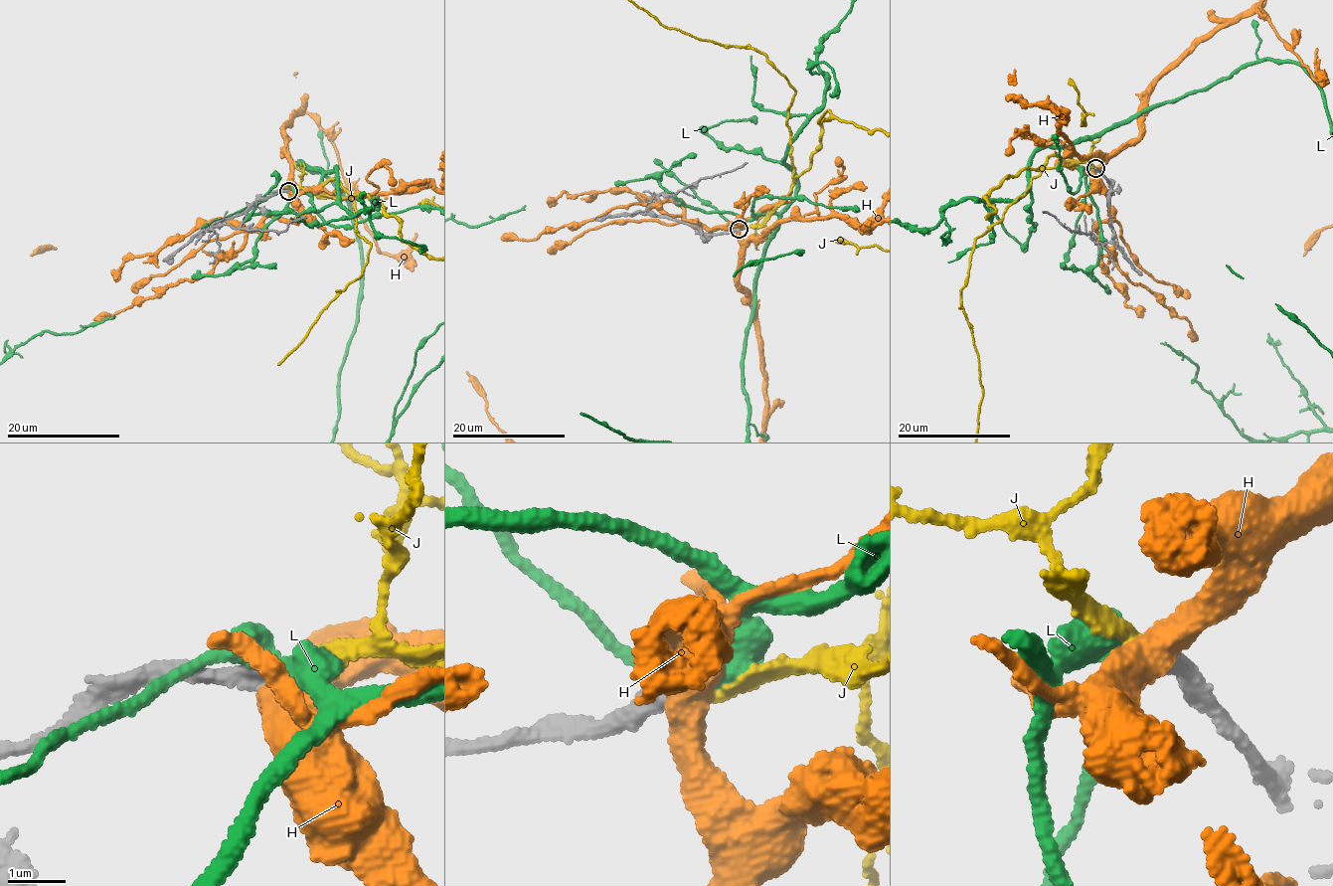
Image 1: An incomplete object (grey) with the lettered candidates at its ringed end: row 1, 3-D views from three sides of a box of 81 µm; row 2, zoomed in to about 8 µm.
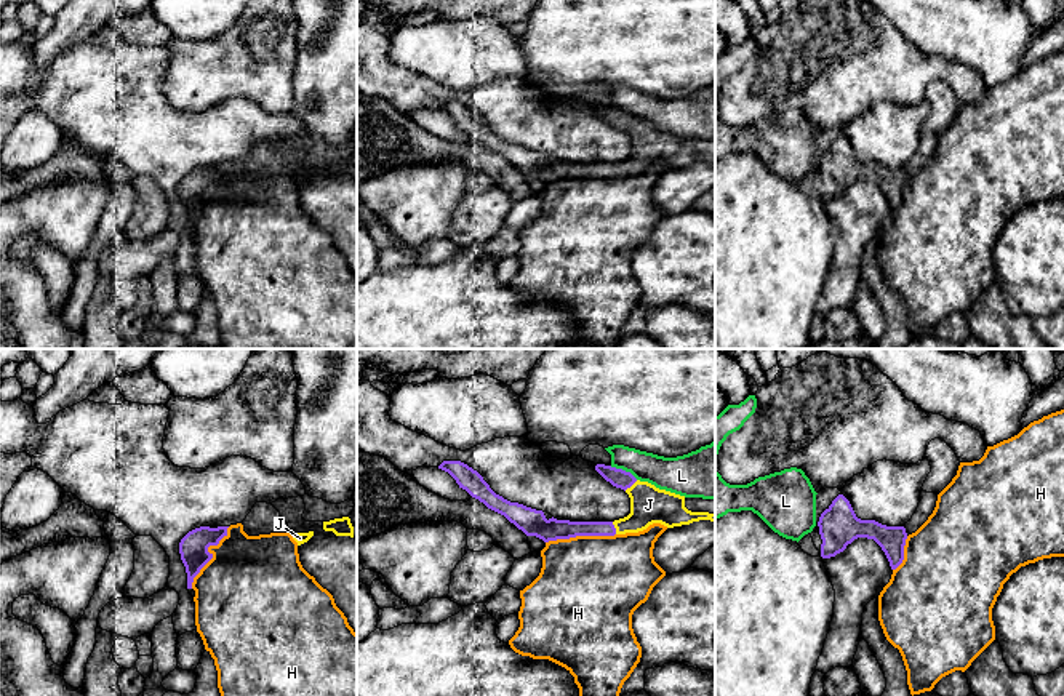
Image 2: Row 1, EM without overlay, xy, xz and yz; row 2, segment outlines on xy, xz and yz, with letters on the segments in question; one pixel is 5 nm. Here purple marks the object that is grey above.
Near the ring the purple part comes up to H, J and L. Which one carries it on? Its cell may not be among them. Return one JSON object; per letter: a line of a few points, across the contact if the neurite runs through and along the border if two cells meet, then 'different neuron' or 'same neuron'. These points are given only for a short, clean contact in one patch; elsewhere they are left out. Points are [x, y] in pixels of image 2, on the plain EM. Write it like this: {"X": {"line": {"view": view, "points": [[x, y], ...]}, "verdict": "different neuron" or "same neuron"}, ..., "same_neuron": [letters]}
{"H": {"line": {"view": "xy", "points": [[229, 168], [228, 175], [208, 189], [212, 200], [191, 229]]}, "verdict": "different neuron"}, "J": {"line": {"view": "xz", "points": [[618, 119], [631, 127], [648, 146]]}, "verdict": "same neuron"}, "L": {"line": {"view": "xz", "points": [[610, 108], [629, 112], [637, 120]]}, "verdict": "different neuron"}, "same_neuron": ["J"]}

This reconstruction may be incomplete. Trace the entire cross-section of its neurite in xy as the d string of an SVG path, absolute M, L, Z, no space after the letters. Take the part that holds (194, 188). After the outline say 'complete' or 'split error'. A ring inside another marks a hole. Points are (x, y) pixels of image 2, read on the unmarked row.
M200 168L189 173L179 184L181 202L187 214L187 230L192 230L194 219L213 200L208 194L210 187L218 187L227 178L229 168Z | complete

